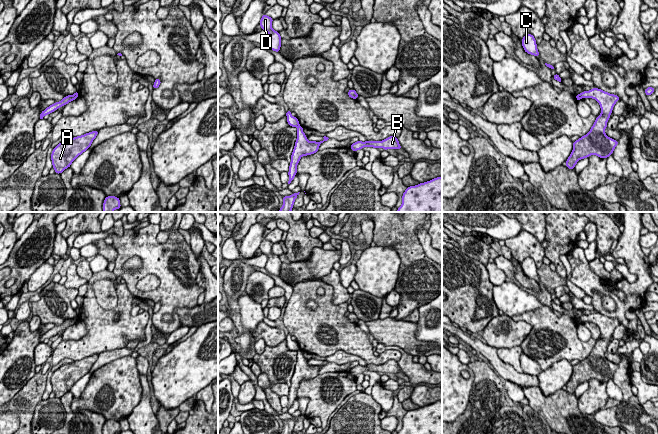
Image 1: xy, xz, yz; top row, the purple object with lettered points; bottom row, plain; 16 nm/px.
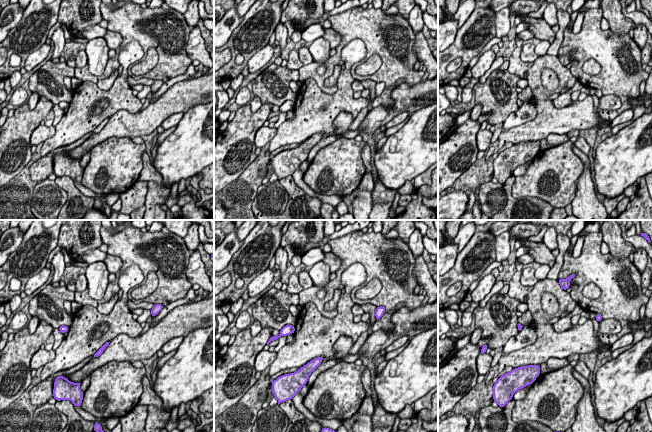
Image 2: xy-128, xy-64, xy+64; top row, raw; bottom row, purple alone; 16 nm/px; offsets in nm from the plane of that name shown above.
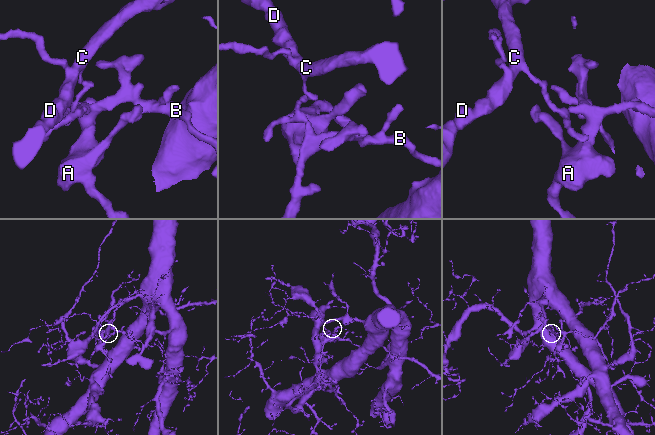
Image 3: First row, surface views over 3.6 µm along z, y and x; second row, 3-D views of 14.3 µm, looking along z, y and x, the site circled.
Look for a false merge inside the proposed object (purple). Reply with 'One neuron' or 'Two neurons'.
Two neurons

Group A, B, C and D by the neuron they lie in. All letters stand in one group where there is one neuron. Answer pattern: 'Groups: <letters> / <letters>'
Groups: A B / C D

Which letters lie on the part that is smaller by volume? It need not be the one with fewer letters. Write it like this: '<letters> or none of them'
A, B

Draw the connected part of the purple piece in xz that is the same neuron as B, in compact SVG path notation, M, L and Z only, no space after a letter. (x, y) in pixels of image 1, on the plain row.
M389 360L383 365L357 365L350 369L350 372L353 376L356 376L357 374L363 373L364 371L373 371L373 372L383 372L384 374L388 373L402 373L401 369L399 368L399 365L397 361L395 360Z

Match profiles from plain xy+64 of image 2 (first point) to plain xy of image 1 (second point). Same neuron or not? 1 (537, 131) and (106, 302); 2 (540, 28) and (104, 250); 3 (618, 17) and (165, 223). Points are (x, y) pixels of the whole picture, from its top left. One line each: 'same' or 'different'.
1: different
2: same
3: same

